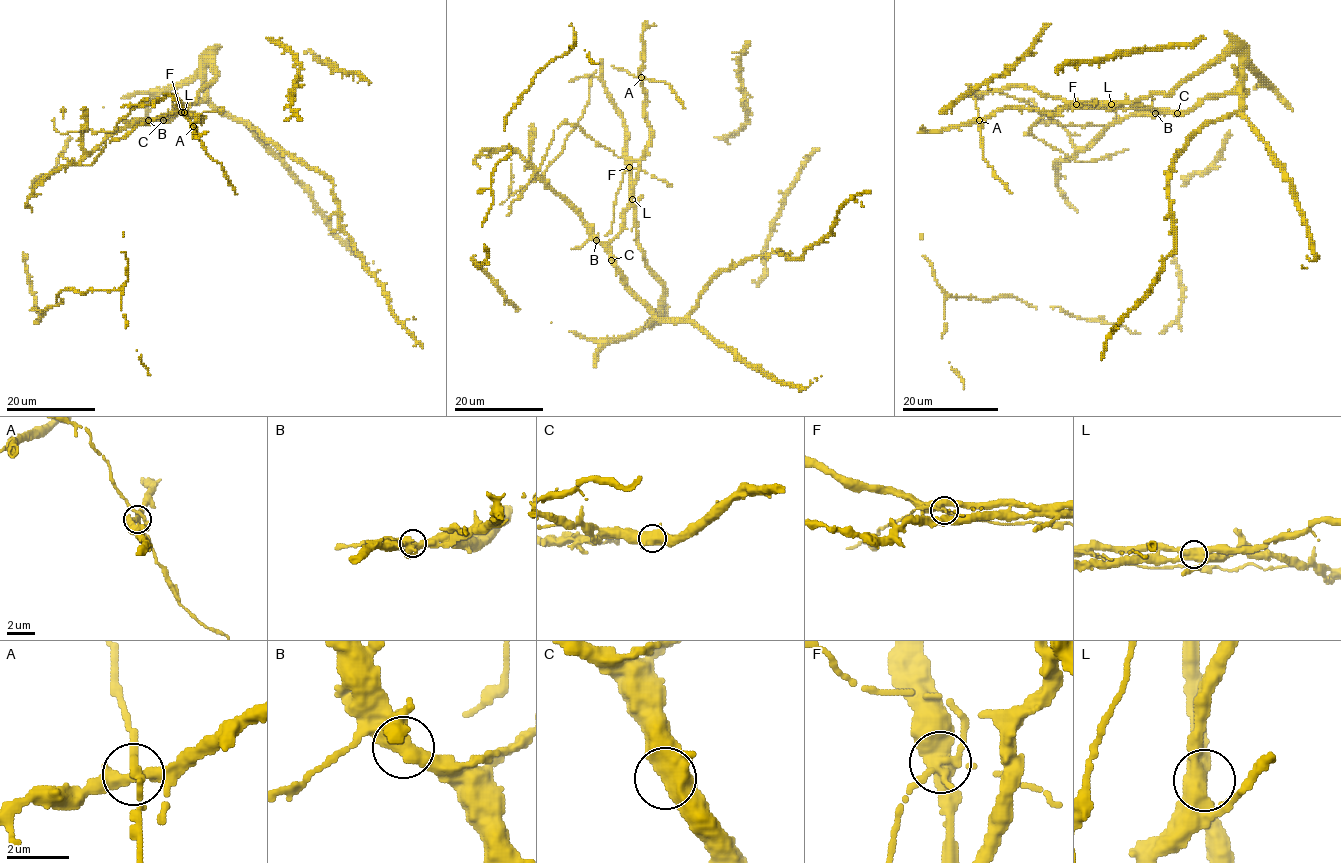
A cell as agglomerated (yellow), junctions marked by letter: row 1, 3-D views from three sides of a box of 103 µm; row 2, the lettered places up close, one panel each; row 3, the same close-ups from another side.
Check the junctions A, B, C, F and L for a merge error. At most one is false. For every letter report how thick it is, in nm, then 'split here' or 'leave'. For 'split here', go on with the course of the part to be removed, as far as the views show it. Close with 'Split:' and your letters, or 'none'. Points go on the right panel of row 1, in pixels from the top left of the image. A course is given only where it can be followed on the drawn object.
A: 320 nm thick; leave
B: 380 nm thick; leave
C: 380 nm thick; leave
F: 360 nm thick; split here; foreign part runs (1075, 104), (1066, 104), (1040, 117), (1026, 133), (1075, 161), (1110, 157), (1128, 149)
L: 500 nm thick; leave
Split: F

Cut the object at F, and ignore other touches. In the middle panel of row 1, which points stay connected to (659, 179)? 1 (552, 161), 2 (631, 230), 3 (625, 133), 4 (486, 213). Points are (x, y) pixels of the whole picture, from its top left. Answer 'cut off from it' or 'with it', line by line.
1: cut off from it
2: cut off from it
3: cut off from it
4: cut off from it

